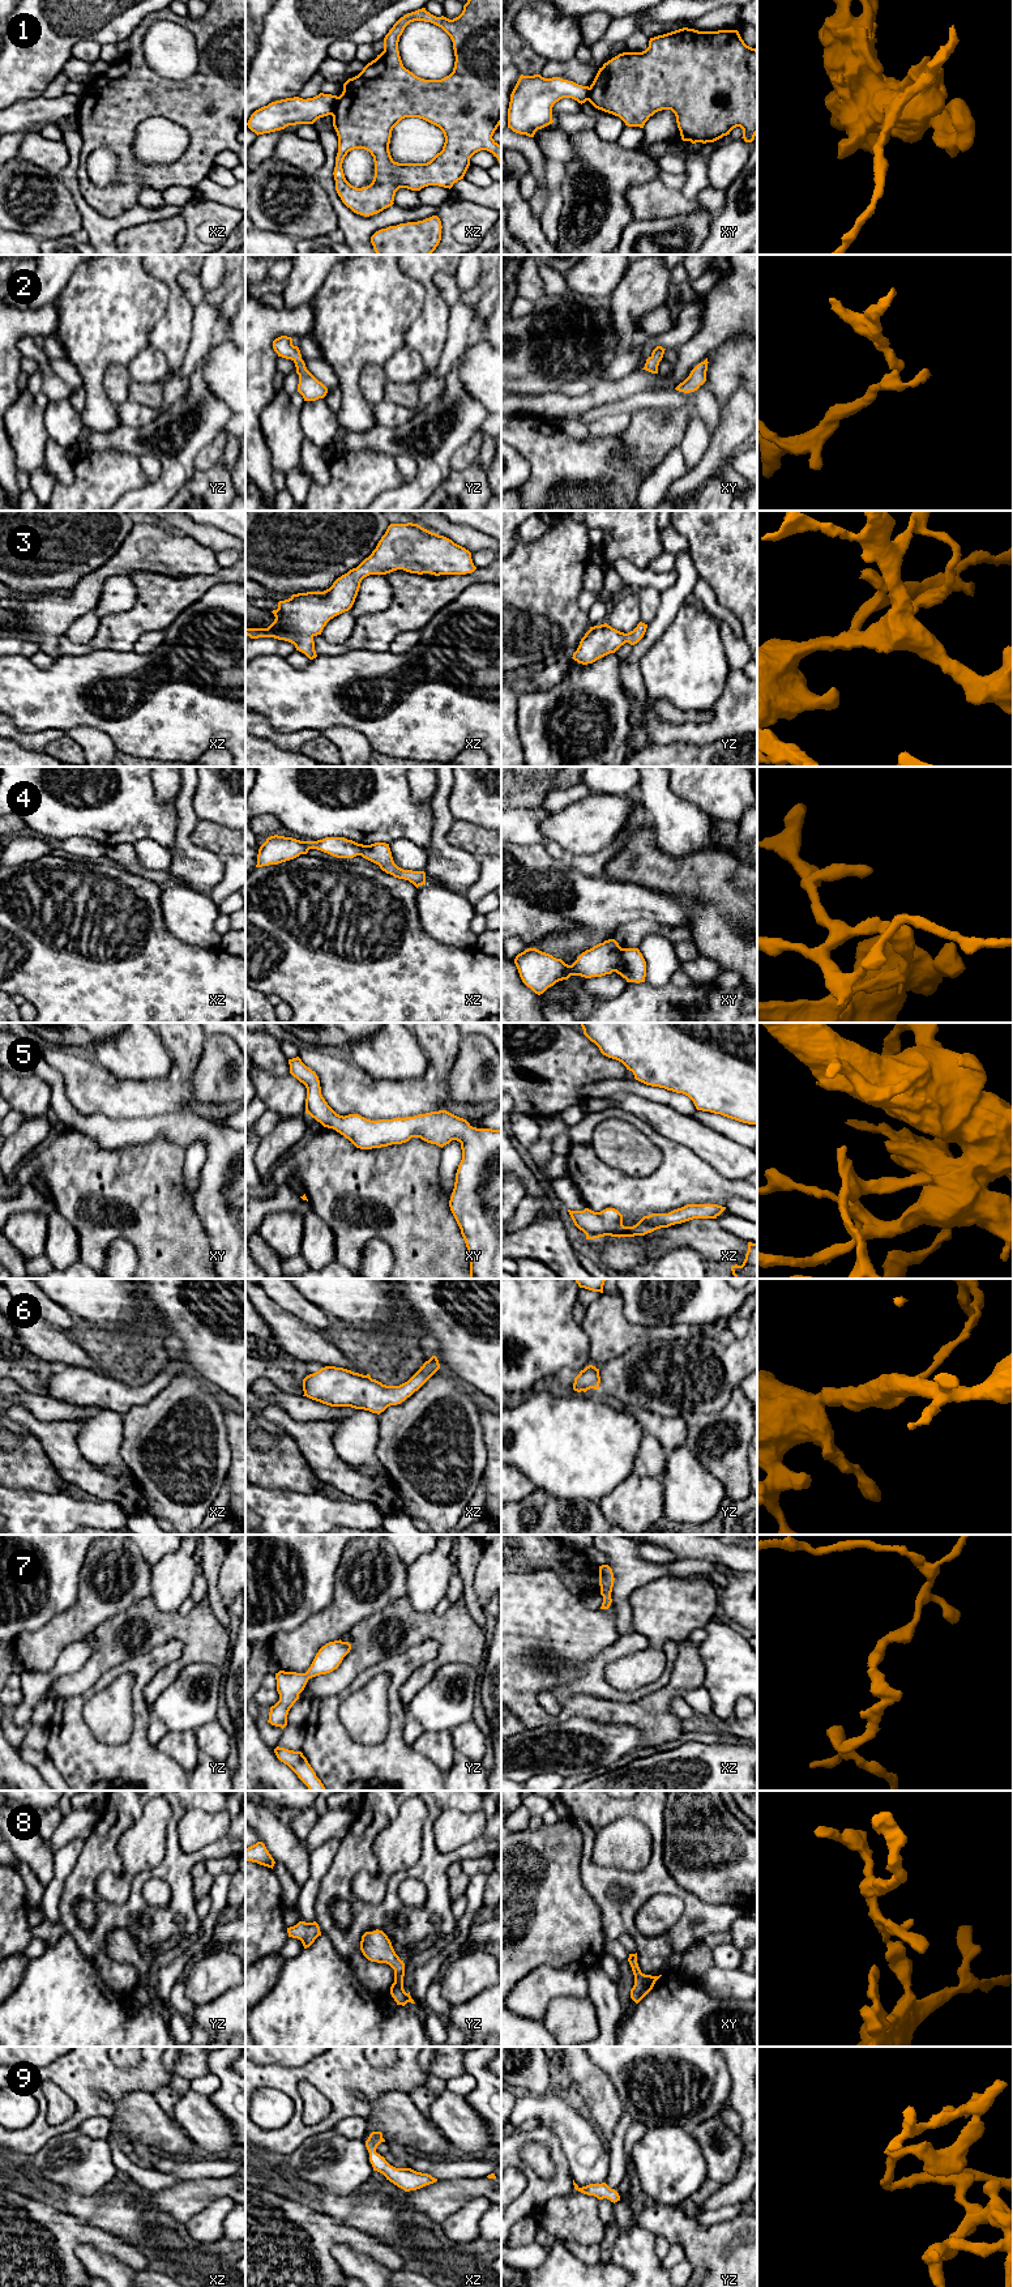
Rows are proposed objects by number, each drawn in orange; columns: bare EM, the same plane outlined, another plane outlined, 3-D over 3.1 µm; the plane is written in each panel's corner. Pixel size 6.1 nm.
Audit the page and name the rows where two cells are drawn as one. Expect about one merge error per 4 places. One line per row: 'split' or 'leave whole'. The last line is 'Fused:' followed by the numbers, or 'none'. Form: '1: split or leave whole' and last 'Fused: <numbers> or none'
1: split
2: leave whole
3: leave whole
4: split
5: leave whole
6: leave whole
7: leave whole
8: leave whole
9: leave whole
Fused: 1, 4

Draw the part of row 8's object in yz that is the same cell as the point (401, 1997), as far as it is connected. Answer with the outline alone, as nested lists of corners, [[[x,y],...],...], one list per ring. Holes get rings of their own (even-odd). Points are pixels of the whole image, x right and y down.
[[[382,1930],[366,1932],[362,1936],[360,1950],[368,1960],[386,1963],[394,1970],[394,1983],[390,1987],[390,1994],[397,2005],[415,2004],[410,1992],[406,1993],[403,1989],[405,1963],[396,1954],[390,1940]]]

